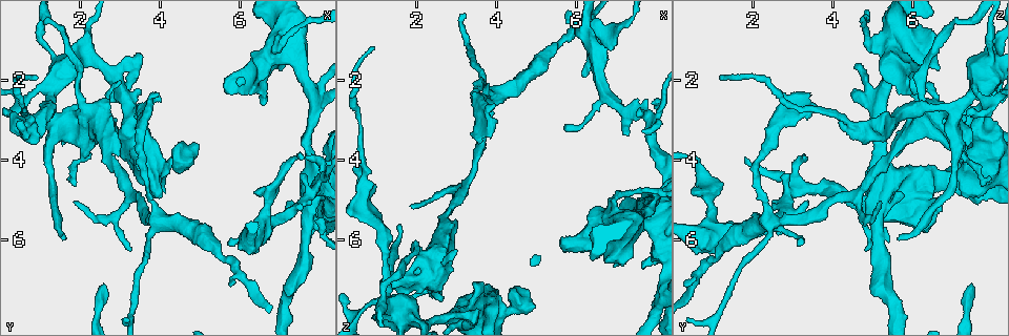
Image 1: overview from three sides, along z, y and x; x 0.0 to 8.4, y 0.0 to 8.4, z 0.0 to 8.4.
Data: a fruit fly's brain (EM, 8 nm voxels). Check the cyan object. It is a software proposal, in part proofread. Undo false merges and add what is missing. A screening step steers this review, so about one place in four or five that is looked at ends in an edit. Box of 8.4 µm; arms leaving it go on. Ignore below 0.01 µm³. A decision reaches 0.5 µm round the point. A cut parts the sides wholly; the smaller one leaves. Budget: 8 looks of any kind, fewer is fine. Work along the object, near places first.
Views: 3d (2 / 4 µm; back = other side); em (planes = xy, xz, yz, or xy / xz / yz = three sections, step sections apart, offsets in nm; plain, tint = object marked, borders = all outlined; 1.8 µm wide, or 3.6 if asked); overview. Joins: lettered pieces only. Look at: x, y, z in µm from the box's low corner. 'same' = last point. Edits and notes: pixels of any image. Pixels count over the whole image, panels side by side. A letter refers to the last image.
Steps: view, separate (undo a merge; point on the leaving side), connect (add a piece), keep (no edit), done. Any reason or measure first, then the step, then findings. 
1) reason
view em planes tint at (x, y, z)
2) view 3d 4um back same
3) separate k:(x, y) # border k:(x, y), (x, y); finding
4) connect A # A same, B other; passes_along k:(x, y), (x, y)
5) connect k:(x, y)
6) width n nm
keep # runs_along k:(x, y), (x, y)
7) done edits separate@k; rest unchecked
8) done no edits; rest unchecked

free end
view em planes borders at (5.70, 2.05, 5.95)

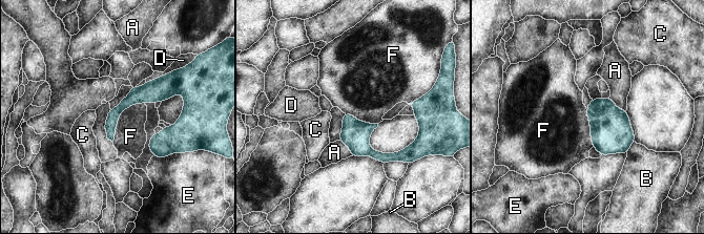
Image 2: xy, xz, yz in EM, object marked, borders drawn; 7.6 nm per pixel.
keep # A other, B other, C other, D other, E other, F other; runs_along 2:(171, 84), (126, 102), (109, 135); no lettered piece goes on from it

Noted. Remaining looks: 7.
two arms at a narrow angle
view 3d 4um at (7.85, 2.70, 5.15)

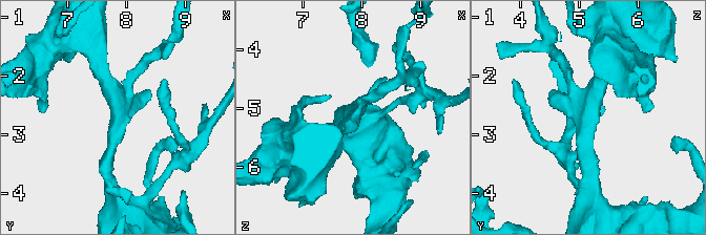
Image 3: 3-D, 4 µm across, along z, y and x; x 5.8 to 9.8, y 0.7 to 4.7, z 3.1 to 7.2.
now the EM
view em planes borders at (7.85, 2.75, 5.15)

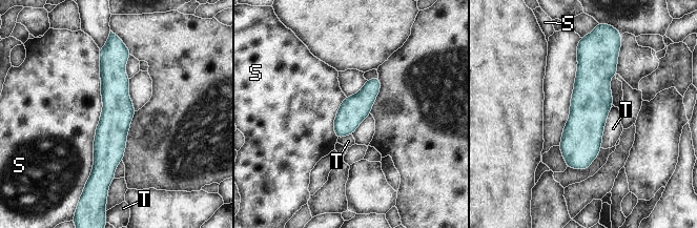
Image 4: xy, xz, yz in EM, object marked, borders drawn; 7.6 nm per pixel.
keep # S other, T other; runs_along 4:(110, 49), (113, 60), (111, 175); continuous, no second neuron

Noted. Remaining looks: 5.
branch stops here
view em planes borders at (1.55, 5.95, 5.60)

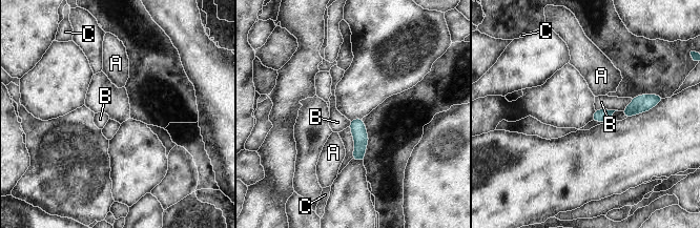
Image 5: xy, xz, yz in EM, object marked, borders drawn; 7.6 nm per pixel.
keep # A other, B other, C other; no lettered piece goes on from it

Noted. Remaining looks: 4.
an open end
view em yz step 4 borders at (3.45, 2.60, 7.15)

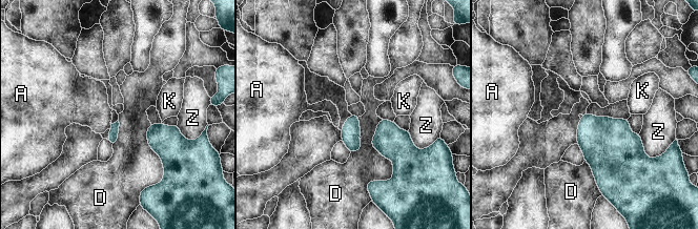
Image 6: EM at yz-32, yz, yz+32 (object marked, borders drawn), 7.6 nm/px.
keep # A other, D other, K other, Z other; border 6:(381, 119), (372, 146), (391, 179); none of them fits

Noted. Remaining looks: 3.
done no edits; rest unchecked

